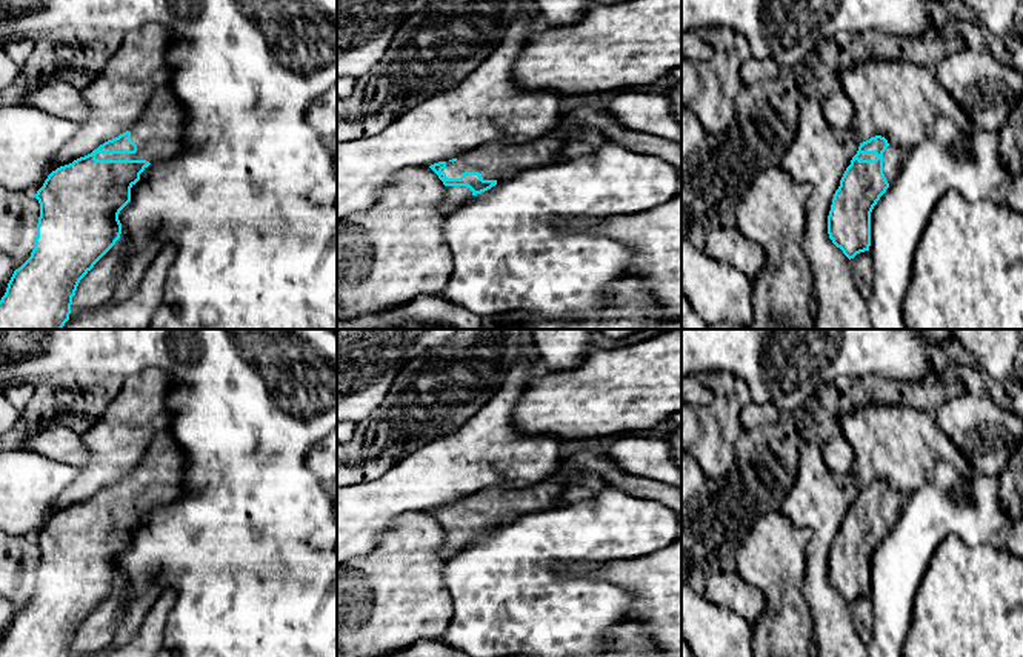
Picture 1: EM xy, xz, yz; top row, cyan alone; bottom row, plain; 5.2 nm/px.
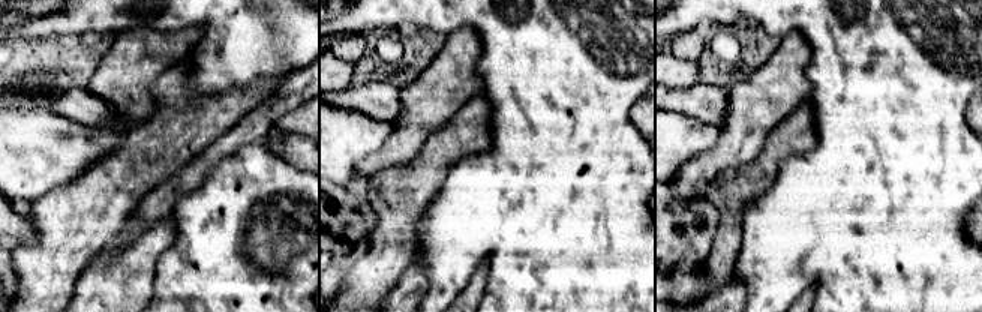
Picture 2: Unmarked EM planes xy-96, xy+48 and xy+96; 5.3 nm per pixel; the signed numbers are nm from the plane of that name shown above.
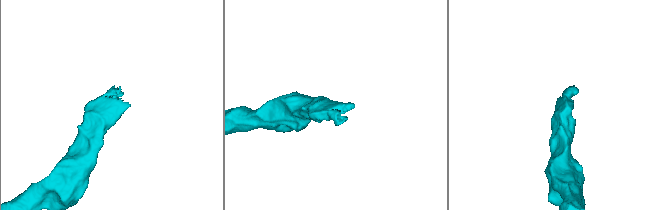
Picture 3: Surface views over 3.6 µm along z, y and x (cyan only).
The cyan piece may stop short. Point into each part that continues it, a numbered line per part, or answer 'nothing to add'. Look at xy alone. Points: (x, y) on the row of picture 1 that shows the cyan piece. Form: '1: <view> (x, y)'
1: xy (159, 131)

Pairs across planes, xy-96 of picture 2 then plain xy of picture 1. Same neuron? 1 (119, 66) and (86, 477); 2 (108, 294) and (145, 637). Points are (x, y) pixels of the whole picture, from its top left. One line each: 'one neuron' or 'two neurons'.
1: one neuron
2: one neuron

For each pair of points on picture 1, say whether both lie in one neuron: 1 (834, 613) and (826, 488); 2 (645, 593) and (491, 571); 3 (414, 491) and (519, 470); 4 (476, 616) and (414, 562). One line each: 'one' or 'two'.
1: one
2: two
3: one
4: two

